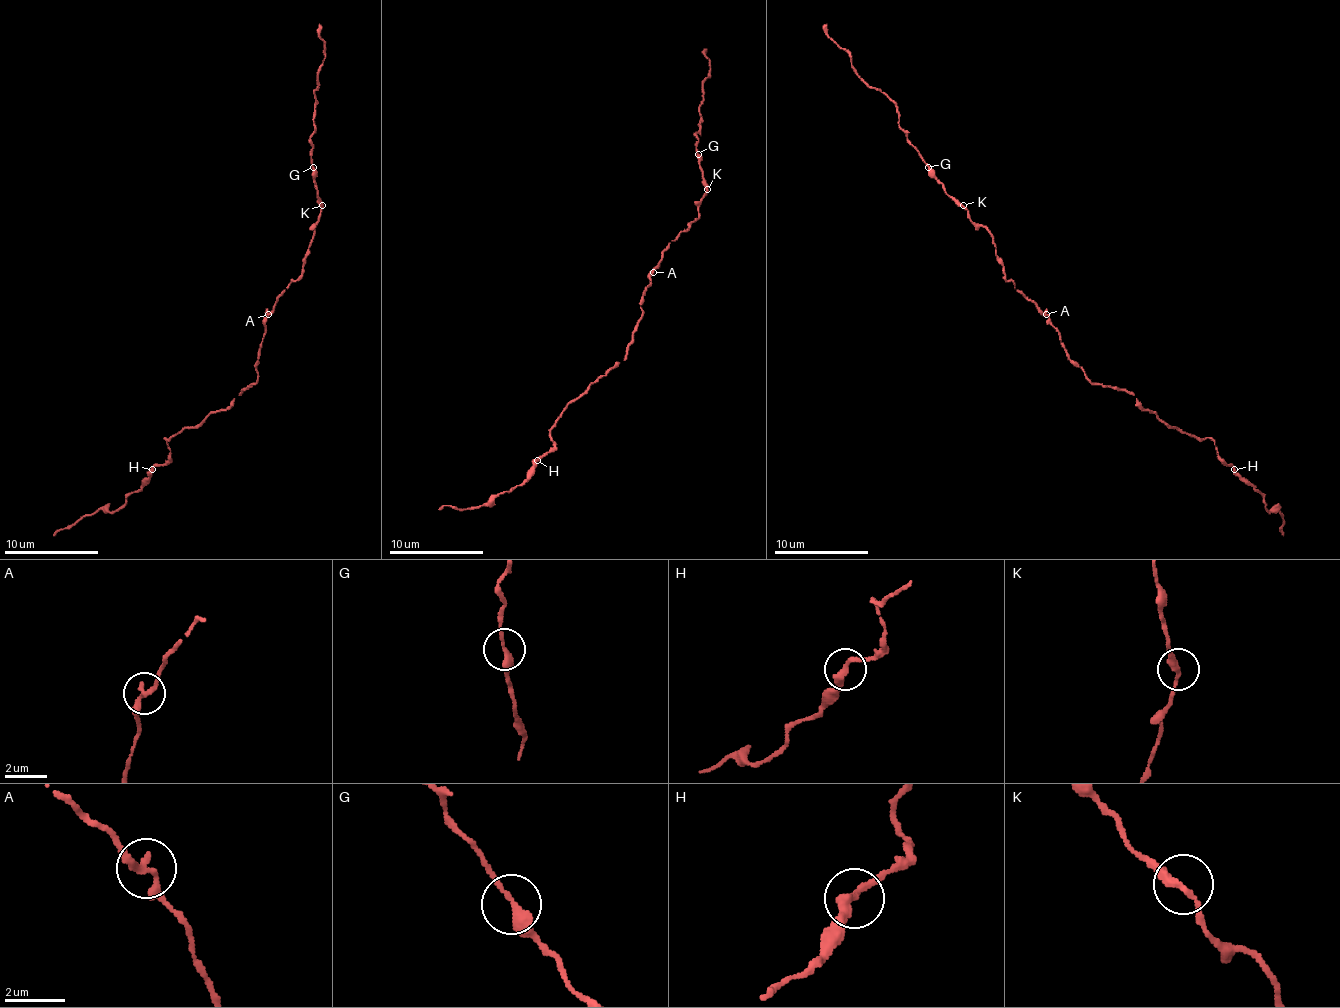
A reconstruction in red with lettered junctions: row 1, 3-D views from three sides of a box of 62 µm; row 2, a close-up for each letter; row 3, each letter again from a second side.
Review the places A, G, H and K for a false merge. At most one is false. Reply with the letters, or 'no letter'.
no letter

